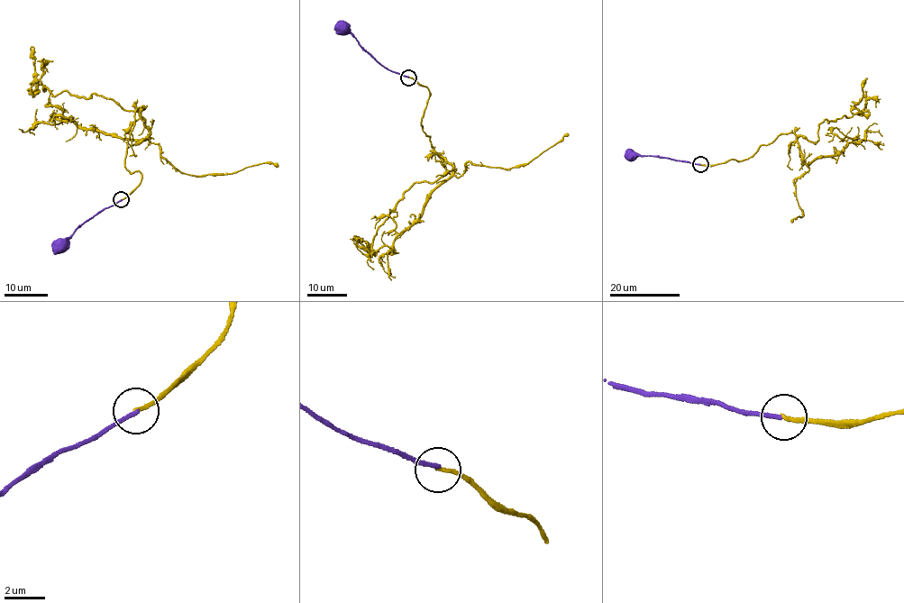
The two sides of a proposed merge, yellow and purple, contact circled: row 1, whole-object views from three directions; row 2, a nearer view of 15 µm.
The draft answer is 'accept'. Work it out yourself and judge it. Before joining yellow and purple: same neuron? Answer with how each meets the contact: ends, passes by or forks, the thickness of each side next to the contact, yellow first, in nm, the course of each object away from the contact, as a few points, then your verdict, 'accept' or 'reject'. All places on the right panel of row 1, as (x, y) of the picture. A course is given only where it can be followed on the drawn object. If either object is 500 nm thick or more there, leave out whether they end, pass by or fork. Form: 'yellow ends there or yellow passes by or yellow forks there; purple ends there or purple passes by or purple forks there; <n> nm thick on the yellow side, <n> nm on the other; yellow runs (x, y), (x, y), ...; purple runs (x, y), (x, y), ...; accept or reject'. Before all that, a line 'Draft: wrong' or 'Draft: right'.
Draft: wrong
yellow ends there; purple ends there; 170 nm thick on the yellow side, 200 nm on the other; yellow runs (699, 164), (749, 158), (783, 133), (794, 132), (816, 143), (825, 120), (868, 113), (854, 105), (868, 77); purple runs (699, 164), (657, 156), (634, 154), (629, 157); reject

